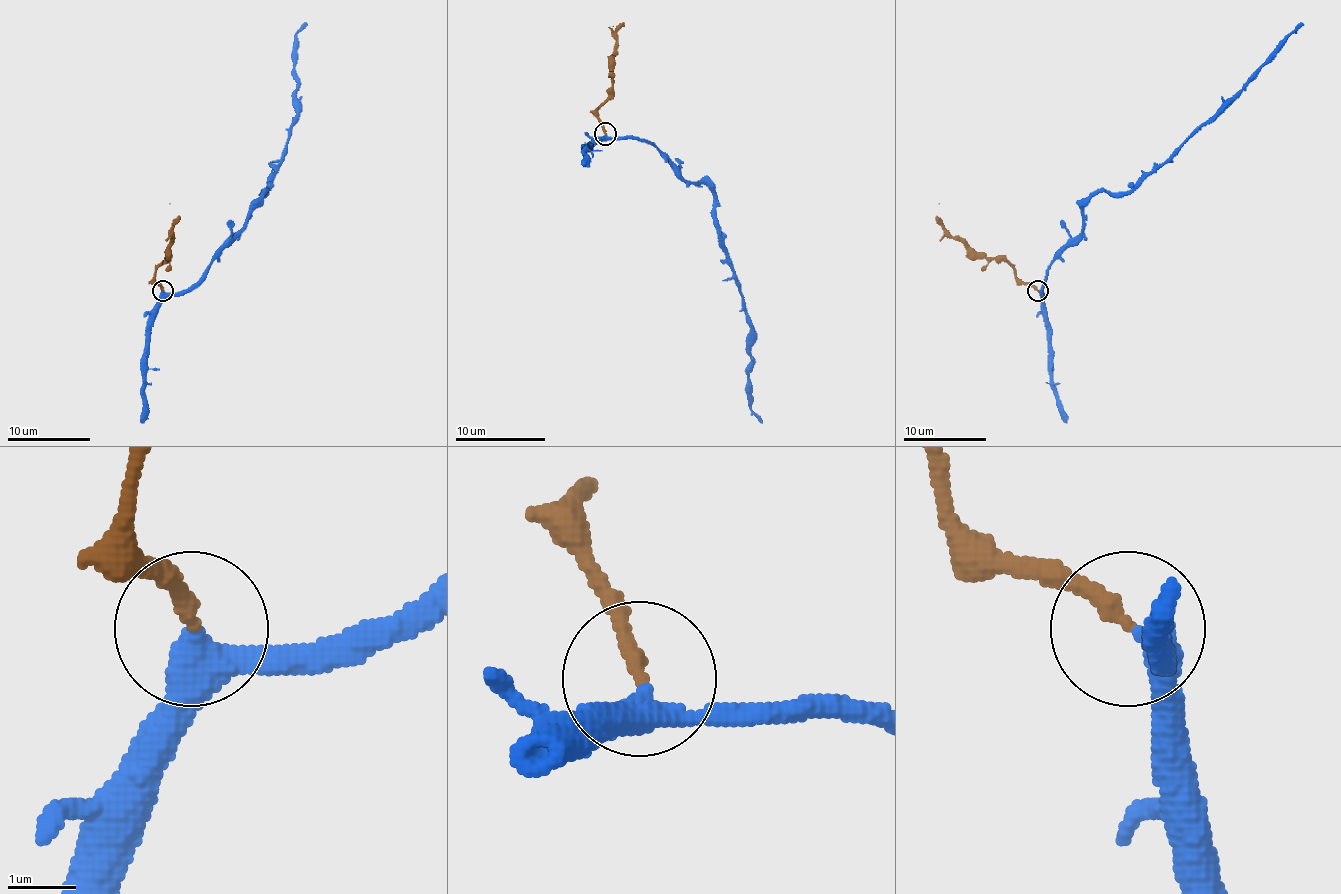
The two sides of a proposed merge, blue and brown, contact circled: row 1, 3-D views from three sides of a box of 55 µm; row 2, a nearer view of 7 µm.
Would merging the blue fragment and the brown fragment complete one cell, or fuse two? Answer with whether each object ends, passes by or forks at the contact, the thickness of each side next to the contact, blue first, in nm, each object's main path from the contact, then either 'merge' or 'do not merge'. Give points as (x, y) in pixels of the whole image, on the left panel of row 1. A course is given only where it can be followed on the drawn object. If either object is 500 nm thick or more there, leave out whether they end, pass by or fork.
blue passes by | brown ends | 360/240 nm | blue via (163, 290), (188, 290), (238, 232), (262, 197), (296, 115), (294, 34), (306, 22) | brown via (163, 290), (154, 280), (154, 271), (169, 257), (171, 228), (177, 215), (169, 203) | merge

